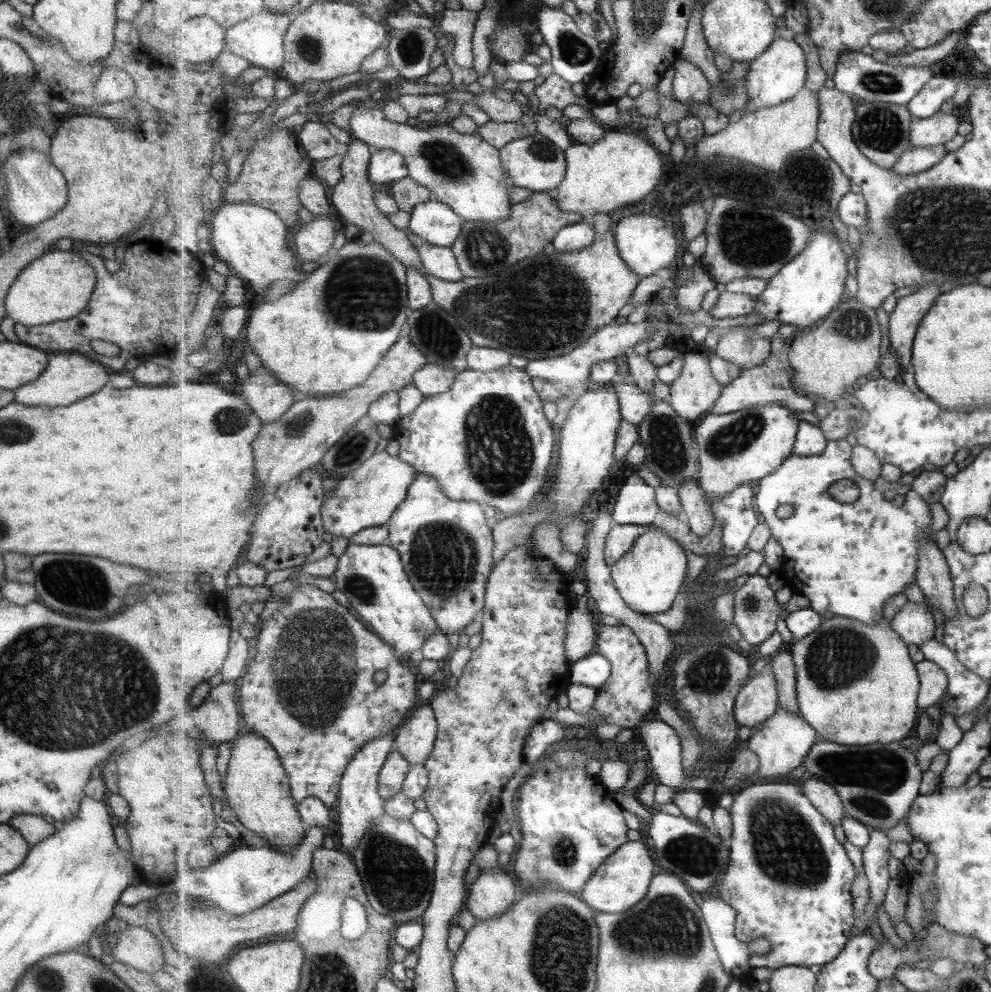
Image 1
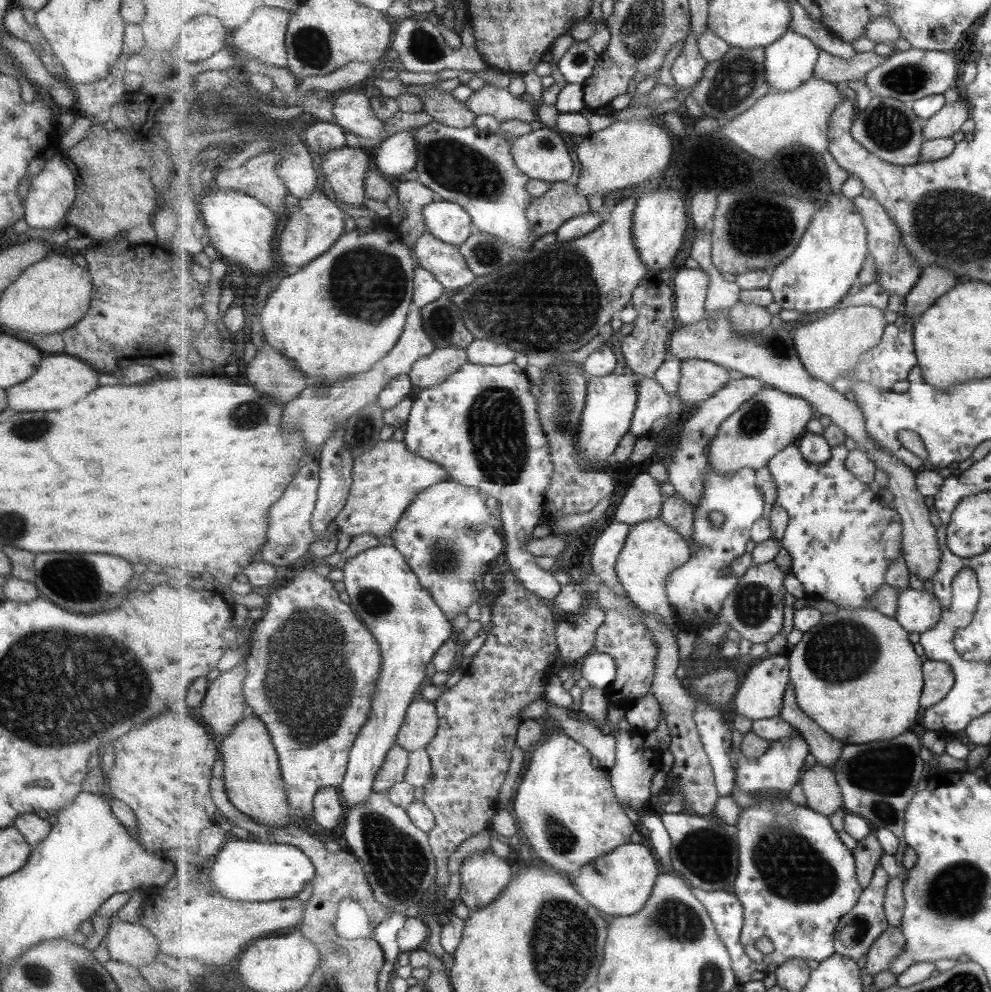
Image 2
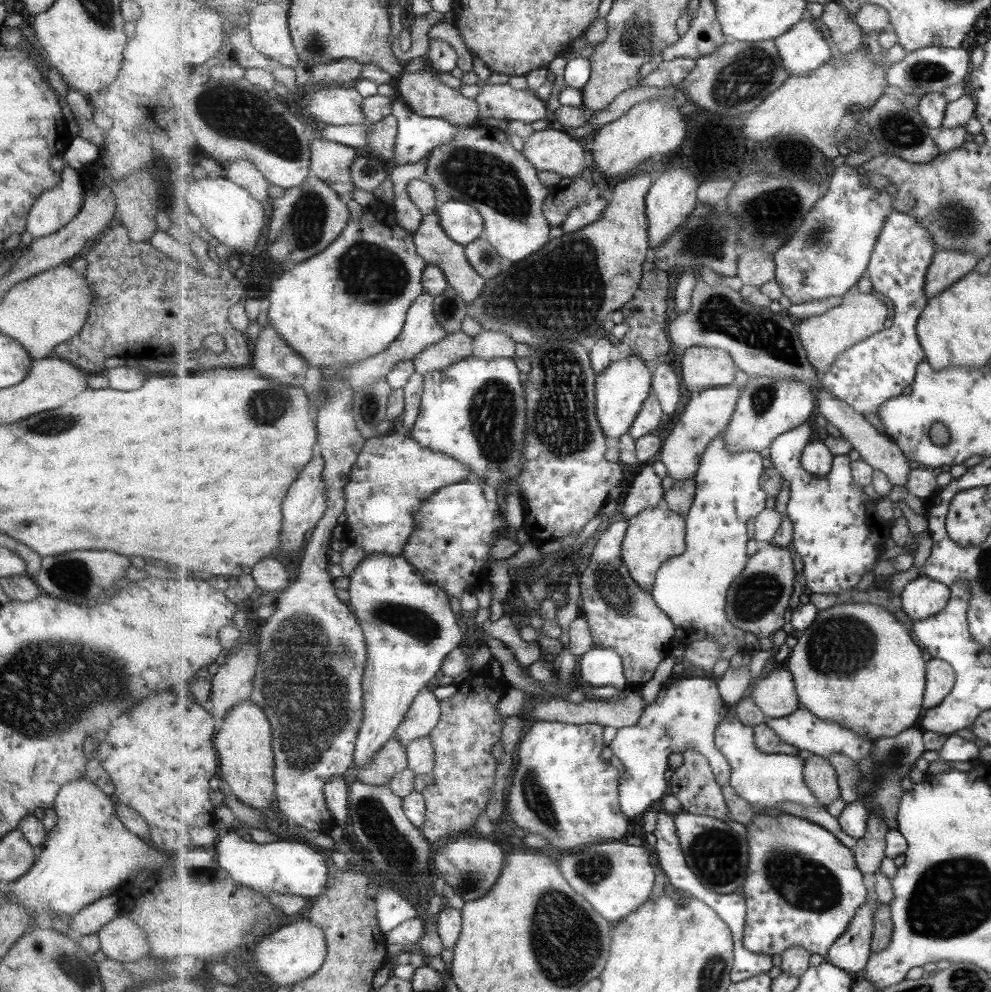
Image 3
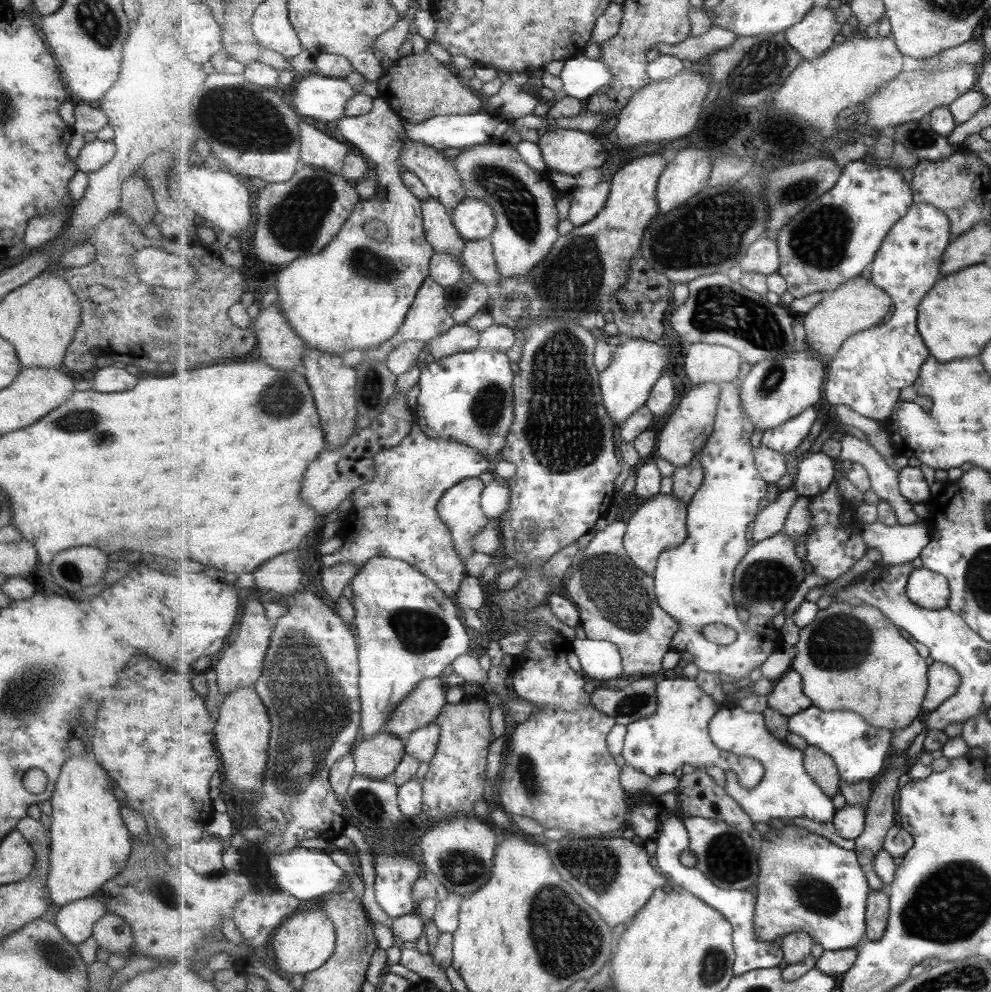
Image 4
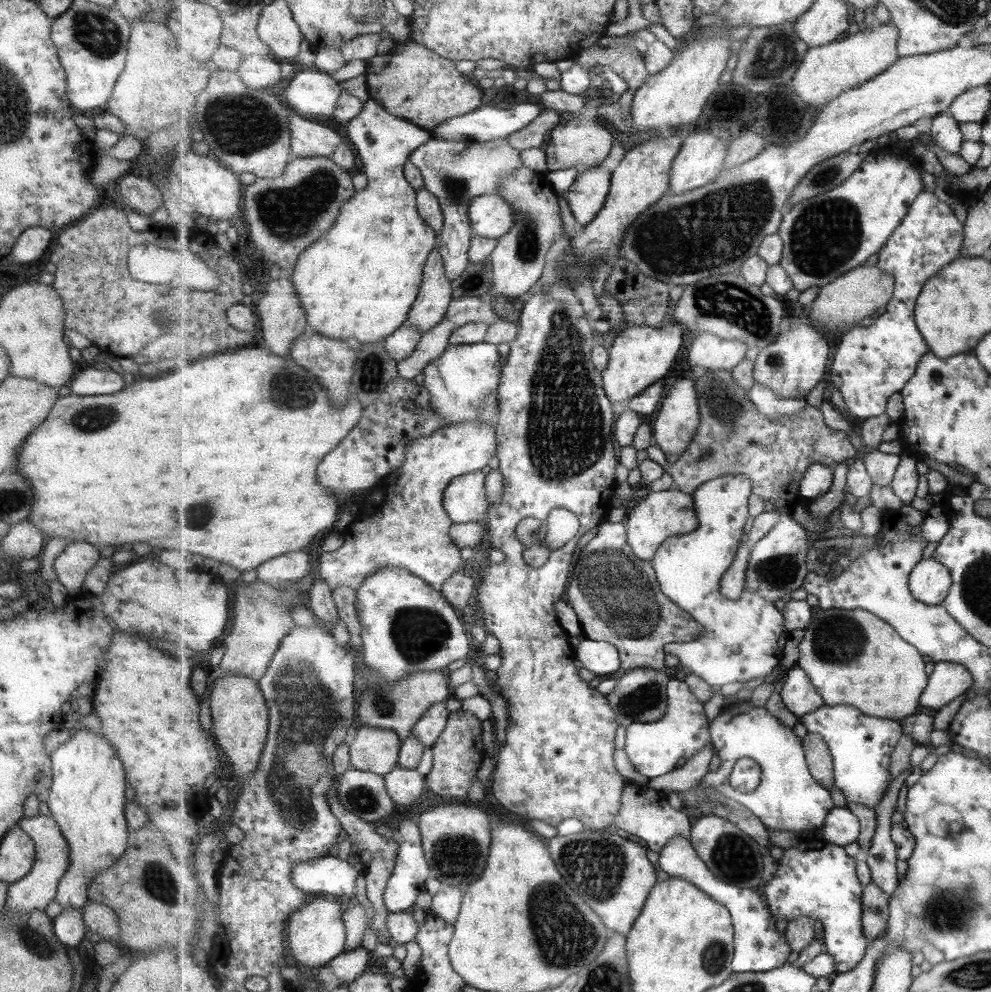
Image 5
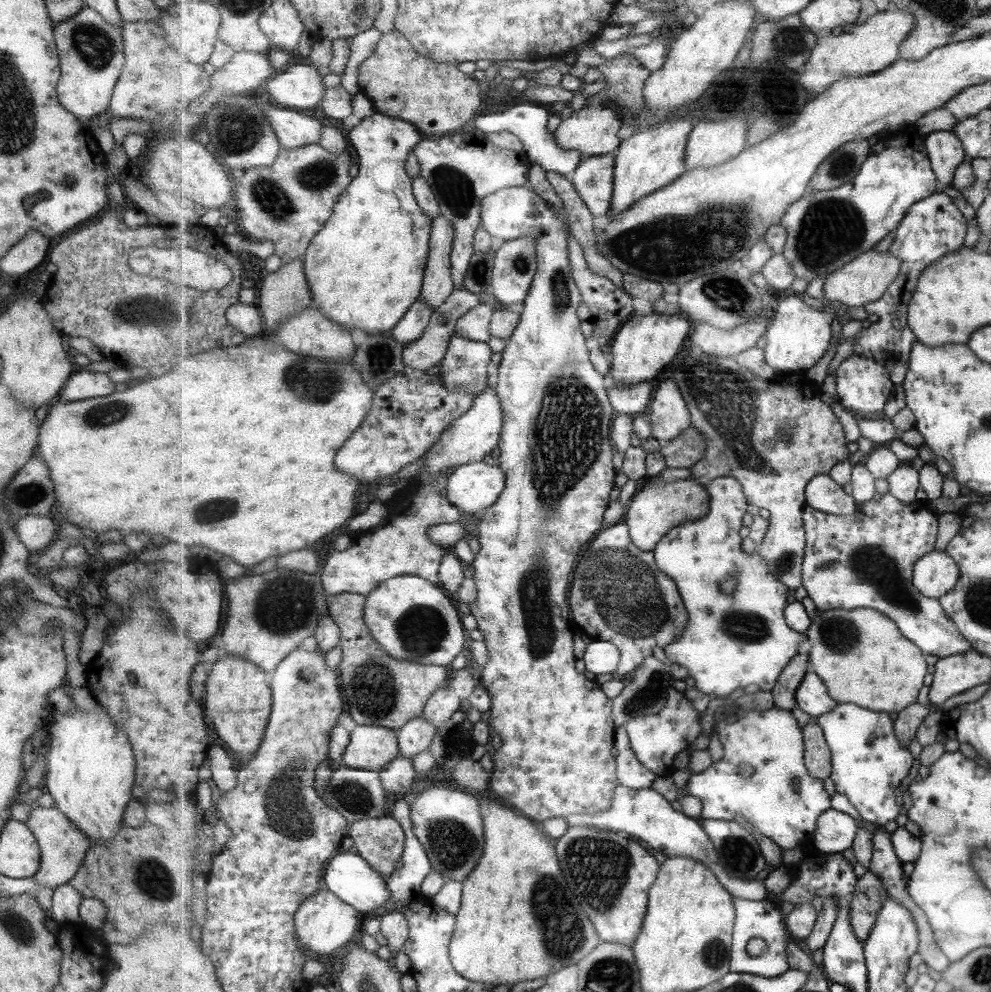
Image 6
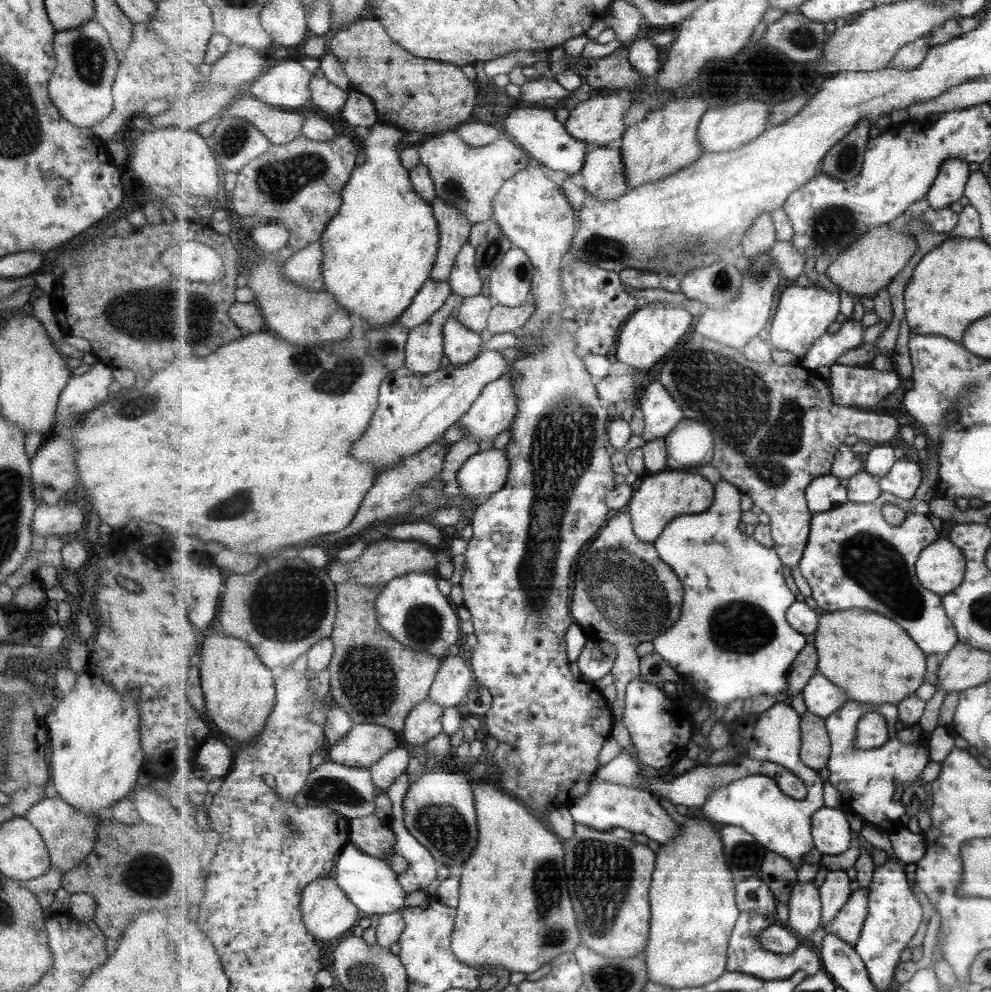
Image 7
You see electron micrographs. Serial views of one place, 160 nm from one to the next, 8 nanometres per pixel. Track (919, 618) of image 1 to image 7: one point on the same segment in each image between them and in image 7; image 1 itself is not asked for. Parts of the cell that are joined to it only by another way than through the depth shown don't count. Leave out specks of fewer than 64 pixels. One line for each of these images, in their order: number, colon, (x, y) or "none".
2: (919, 611)
3: (923, 597)
4: (927, 589)
5: (931, 582)
6: (936, 575)
7: (942, 567)

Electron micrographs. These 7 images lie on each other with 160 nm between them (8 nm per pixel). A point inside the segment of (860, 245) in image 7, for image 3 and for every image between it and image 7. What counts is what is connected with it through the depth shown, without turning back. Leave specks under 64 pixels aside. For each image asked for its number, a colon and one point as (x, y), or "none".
3: (862, 315)
4: (860, 304)
5: (849, 300)
6: (865, 280)

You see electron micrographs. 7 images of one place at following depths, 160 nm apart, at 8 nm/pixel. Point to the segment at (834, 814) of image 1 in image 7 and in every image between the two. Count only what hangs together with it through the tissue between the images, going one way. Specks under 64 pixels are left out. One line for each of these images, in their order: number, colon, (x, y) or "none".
2: (823, 793)
3: (822, 778)
4: (822, 767)
5: (819, 756)
6: (818, 758)
7: (816, 751)

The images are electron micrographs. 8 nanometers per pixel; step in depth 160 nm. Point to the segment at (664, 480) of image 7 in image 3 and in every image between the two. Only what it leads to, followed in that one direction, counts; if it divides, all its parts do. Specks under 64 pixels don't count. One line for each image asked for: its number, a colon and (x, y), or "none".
3: (656, 535)
4: (658, 524)
5: (661, 515)
6: (656, 509)

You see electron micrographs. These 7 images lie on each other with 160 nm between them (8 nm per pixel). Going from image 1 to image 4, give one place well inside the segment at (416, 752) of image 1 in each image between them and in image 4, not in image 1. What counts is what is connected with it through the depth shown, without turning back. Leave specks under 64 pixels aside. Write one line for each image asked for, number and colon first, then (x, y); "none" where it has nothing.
2: (422, 722)
3: (426, 712)
4: (426, 703)

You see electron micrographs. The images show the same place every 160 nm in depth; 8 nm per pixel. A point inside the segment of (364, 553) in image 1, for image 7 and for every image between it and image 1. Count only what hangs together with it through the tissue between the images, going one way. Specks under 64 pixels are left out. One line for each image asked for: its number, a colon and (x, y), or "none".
2: (405, 619)
3: (409, 625)
4: (409, 630)
5: (408, 626)
6: (413, 619)
7: (412, 609)

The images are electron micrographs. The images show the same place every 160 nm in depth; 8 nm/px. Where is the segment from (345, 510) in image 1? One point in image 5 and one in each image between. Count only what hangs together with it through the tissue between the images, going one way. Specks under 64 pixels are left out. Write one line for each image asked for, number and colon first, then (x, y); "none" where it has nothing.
2: (387, 479)
3: (394, 475)
4: (395, 515)
5: (402, 522)

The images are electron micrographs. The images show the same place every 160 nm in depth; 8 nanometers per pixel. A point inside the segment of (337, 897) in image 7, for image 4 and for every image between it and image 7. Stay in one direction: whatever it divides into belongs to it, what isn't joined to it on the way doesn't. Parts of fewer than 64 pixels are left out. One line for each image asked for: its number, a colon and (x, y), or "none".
4: (305, 942)
5: (316, 934)
6: (324, 922)

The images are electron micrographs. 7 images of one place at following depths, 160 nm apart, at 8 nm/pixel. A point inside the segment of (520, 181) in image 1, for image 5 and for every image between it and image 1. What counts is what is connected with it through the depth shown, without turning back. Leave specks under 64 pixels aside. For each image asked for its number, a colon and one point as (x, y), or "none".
2: (542, 154)
3: (549, 150)
4: (567, 151)
5: (578, 143)

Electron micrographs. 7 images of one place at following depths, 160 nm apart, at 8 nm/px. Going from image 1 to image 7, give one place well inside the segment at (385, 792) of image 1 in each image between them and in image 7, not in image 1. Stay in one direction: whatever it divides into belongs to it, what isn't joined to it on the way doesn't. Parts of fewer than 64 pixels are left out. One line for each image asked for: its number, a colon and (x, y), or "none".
2: (394, 771)
3: (392, 759)
4: (377, 757)
5: (378, 750)
6: (372, 747)
7: (366, 744)

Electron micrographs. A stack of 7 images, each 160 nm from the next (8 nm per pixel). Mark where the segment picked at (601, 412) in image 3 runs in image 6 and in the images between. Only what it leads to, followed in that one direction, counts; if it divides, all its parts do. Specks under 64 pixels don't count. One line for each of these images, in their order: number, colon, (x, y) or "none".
4: (637, 365)
5: (640, 355)
6: (642, 347)

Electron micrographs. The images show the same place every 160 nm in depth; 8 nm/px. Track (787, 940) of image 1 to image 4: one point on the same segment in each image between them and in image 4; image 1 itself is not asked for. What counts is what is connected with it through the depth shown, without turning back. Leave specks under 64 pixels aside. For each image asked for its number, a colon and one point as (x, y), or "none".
2: (797, 880)
3: (804, 886)
4: (806, 882)

